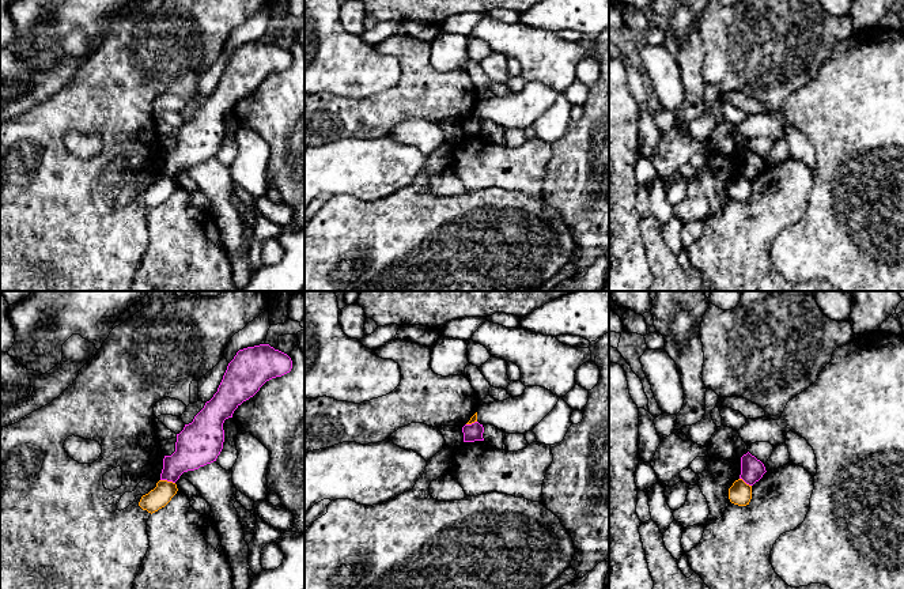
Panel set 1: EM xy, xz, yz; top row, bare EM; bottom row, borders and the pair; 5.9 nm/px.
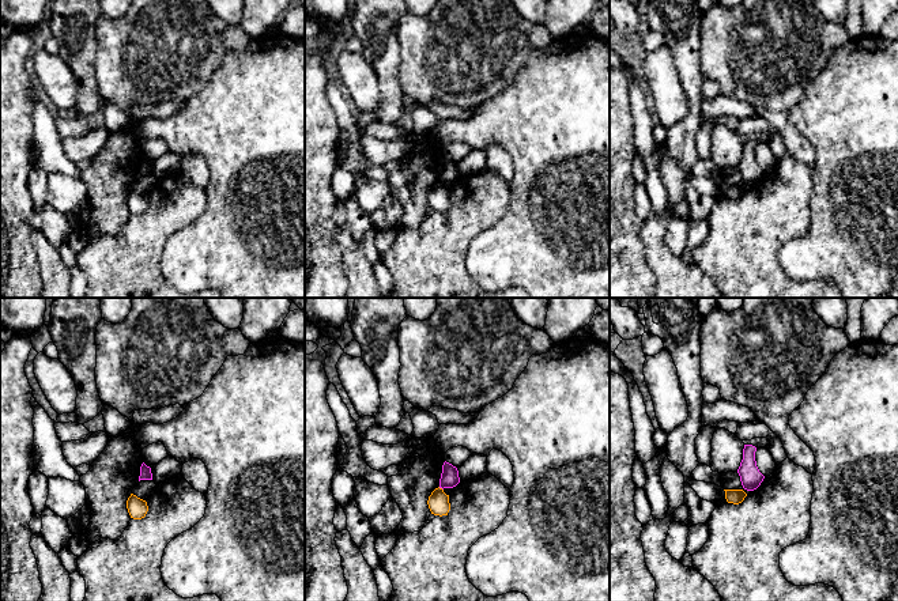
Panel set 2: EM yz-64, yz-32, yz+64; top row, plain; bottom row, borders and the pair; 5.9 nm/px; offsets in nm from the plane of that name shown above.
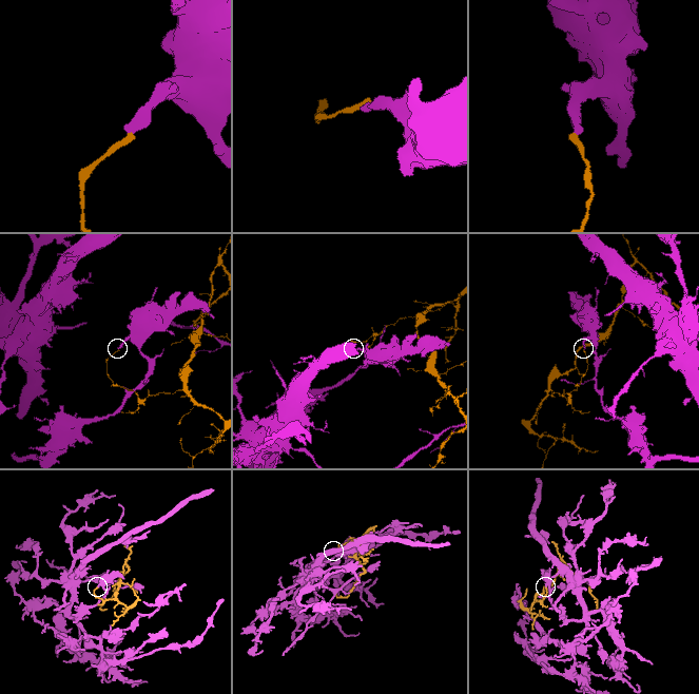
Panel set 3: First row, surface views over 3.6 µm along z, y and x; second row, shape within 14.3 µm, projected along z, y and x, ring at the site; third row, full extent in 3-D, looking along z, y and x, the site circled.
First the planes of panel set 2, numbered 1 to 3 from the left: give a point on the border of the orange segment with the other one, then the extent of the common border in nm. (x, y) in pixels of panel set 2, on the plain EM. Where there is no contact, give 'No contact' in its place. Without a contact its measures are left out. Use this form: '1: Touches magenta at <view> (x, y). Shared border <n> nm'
1: No contact
2: Touches magenta at yz-32 (441, 182). Shared border 40 nm
3: No contact

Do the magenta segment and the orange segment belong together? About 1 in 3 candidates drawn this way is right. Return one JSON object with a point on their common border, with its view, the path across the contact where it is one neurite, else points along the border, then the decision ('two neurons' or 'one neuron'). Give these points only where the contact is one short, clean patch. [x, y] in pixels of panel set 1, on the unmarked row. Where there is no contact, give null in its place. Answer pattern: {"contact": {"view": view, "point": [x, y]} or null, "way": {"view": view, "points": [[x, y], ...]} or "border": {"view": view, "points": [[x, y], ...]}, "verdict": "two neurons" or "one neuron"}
{"contact": {"view": "xy", "point": [167, 176]}, "border": {"view": "xy", "points": [[161, 174], [174, 178]]}, "verdict": "two neurons"}

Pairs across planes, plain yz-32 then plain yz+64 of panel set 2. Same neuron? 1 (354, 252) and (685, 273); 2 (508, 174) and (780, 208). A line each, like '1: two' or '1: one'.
1: one
2: two

